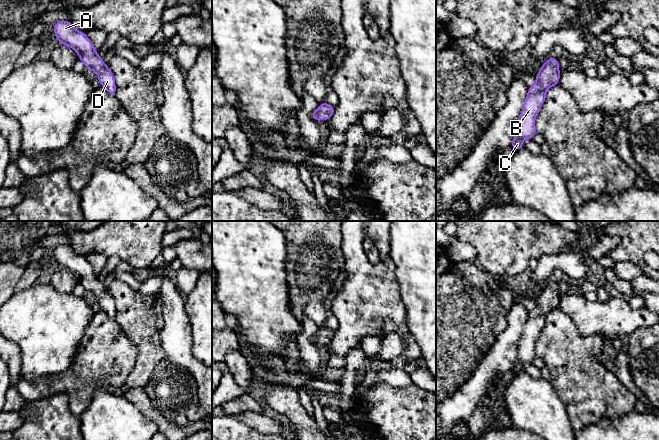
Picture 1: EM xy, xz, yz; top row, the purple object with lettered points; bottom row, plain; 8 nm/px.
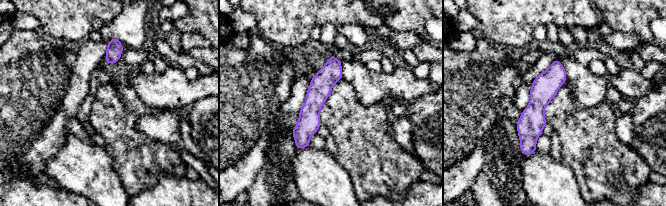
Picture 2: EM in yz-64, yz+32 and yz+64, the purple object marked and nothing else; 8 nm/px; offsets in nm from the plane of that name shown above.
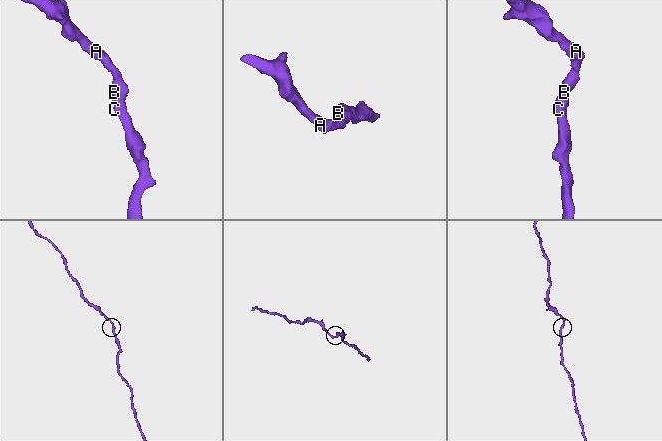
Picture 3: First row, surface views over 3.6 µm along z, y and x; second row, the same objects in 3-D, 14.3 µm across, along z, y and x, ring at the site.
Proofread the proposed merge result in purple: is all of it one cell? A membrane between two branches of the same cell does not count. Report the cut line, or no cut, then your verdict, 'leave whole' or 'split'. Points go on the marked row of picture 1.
no cut | leave whole

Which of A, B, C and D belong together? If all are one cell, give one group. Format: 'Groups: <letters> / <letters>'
Groups: A B C D

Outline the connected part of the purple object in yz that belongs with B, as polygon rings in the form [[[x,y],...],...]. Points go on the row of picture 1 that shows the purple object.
[[[550,57],[543,63],[536,75],[536,83],[529,87],[527,97],[523,103],[523,110],[517,123],[517,131],[511,148],[517,150],[523,147],[524,139],[532,139],[537,134],[535,118],[538,115],[550,87],[556,86],[560,80],[558,58]]]

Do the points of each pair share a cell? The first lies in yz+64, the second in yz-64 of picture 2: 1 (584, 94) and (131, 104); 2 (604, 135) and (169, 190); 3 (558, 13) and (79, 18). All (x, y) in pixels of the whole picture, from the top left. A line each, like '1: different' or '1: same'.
1: different
2: different
3: same

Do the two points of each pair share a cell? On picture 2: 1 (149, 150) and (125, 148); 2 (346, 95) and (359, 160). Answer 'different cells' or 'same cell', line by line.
1: same cell
2: same cell

